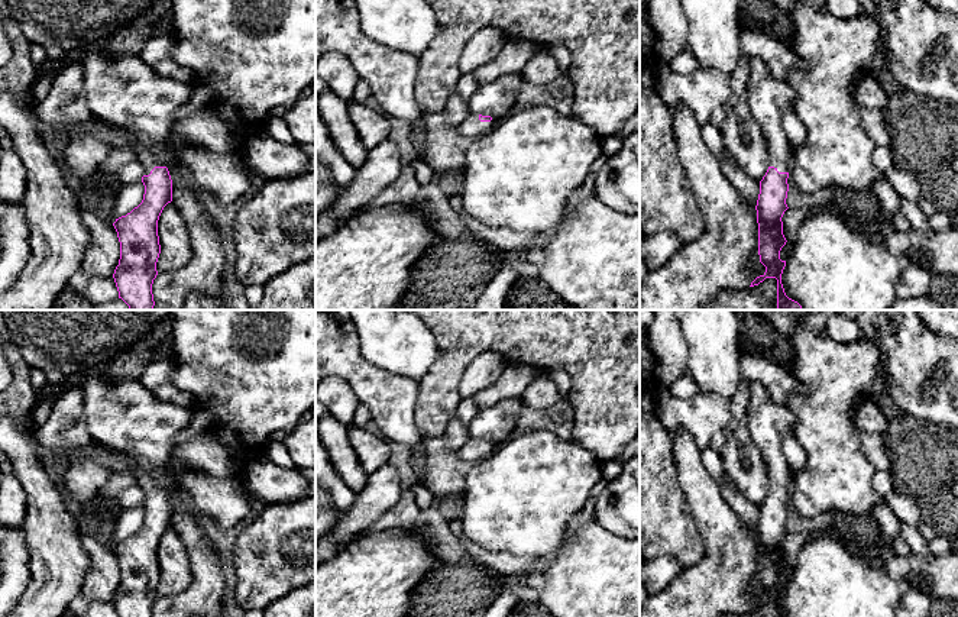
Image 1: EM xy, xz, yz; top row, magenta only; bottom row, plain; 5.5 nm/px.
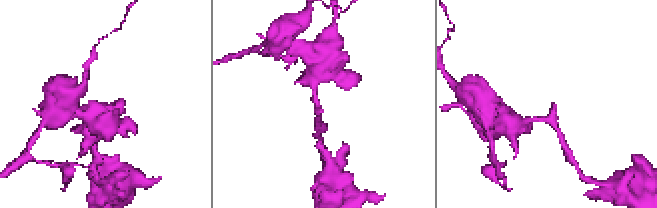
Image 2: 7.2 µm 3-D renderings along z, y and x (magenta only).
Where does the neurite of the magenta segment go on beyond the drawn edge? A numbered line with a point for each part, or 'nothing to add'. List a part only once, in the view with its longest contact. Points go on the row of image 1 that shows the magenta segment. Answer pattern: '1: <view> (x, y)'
nothing to add

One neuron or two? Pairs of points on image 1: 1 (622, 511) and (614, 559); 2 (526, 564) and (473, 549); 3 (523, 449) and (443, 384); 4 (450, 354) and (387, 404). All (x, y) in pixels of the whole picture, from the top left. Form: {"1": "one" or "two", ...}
{"1": "two", "2": "one", "3": "two", "4": "two"}

